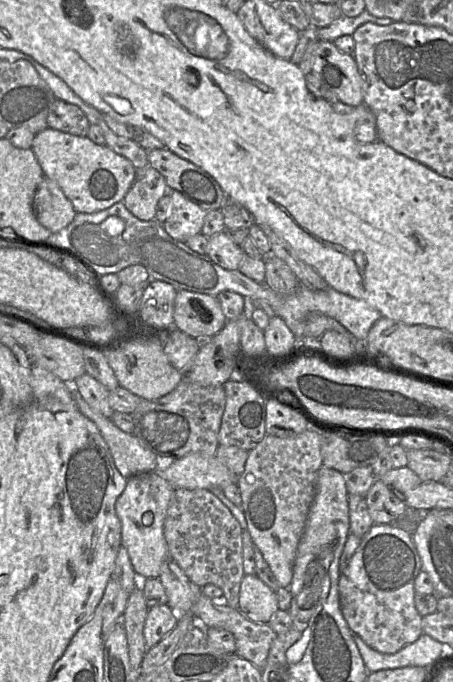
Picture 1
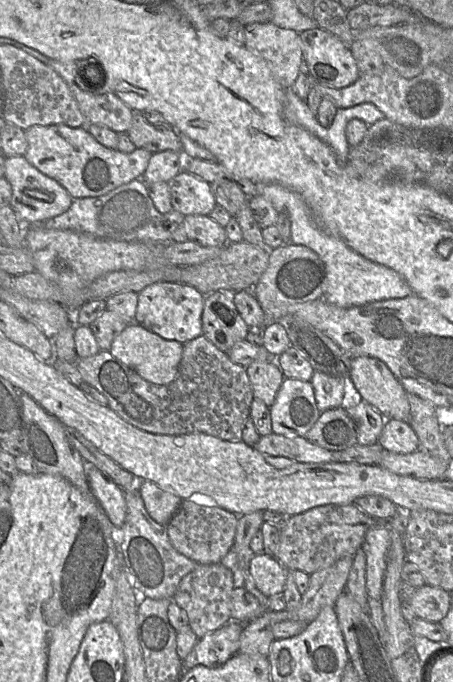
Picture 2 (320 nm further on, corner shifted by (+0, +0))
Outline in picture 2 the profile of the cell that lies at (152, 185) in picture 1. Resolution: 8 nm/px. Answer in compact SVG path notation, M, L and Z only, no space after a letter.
M166 150L153 153L141 179L147 186L156 182L167 183L184 170L185 163L182 152Z

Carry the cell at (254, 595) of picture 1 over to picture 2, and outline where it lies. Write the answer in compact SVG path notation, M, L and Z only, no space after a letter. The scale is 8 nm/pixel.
M254 554L249 562L249 573L256 587L267 597L283 593L289 570L274 556Z

